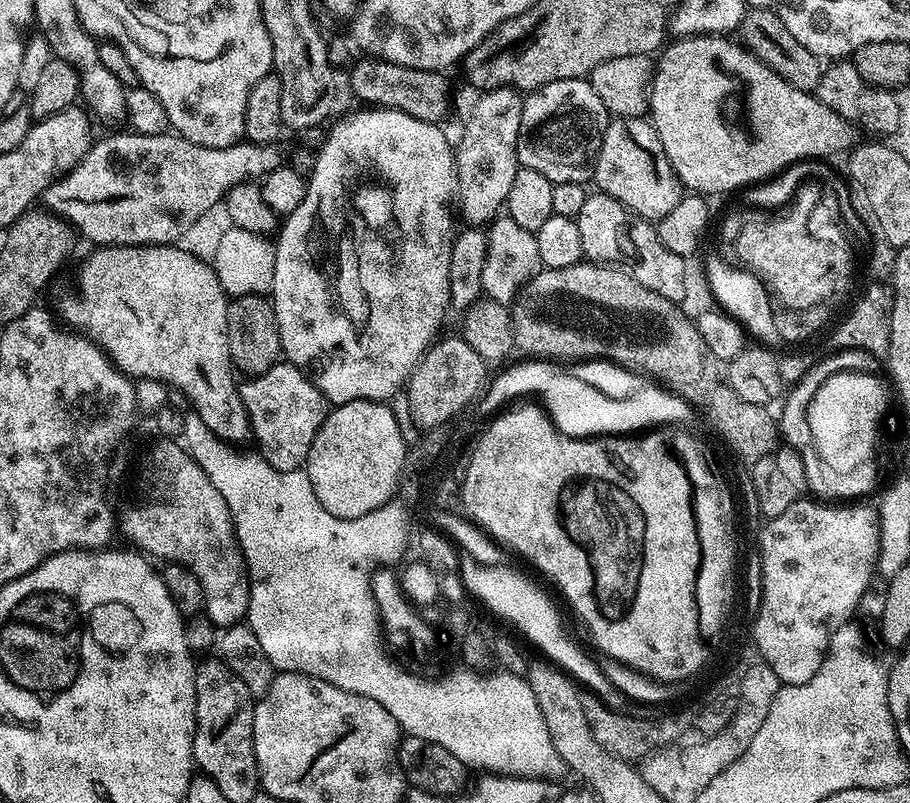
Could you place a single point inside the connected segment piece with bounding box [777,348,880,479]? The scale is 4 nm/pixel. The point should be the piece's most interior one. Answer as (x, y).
(793, 426)

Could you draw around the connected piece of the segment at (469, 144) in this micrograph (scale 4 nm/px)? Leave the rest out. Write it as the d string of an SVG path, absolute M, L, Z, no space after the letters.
M511 86L483 91L466 120L454 150L458 202L473 223L489 223L497 217L509 196L517 173L517 138L521 126L523 95Z

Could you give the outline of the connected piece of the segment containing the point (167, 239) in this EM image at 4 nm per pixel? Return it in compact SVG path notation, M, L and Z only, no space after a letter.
M125 130L126 132L116 132L113 136L108 136L105 140L97 139L89 148L83 158L77 162L66 175L53 180L51 186L44 191L42 204L49 213L55 214L61 220L67 222L81 237L84 236L88 240L93 240L96 246L139 246L141 244L176 244L215 204L219 205L227 196L228 191L233 185L242 184L249 180L252 182L259 181L261 178L268 176L274 170L282 167L280 160L279 147L276 144L250 144L241 142L231 144L225 148L211 148L210 146L198 146L194 142L190 142L184 136L175 134L165 134L162 136L147 136L133 130Z

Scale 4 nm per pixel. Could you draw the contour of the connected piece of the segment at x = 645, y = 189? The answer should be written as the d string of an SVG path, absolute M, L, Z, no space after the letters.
M617 116L609 119L602 146L596 155L594 184L608 193L623 208L649 222L661 220L674 206L678 206L682 185L662 150L662 142L651 119L644 116Z

